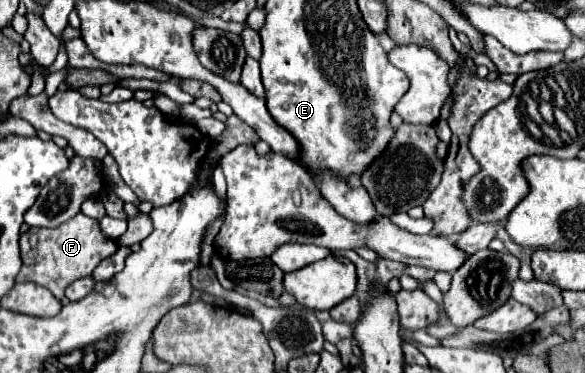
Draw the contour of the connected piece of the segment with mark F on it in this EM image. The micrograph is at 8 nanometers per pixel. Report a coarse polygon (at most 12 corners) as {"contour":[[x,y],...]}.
{"contour":[[84,214],[20,236],[16,282],[64,288],[118,250]]}

